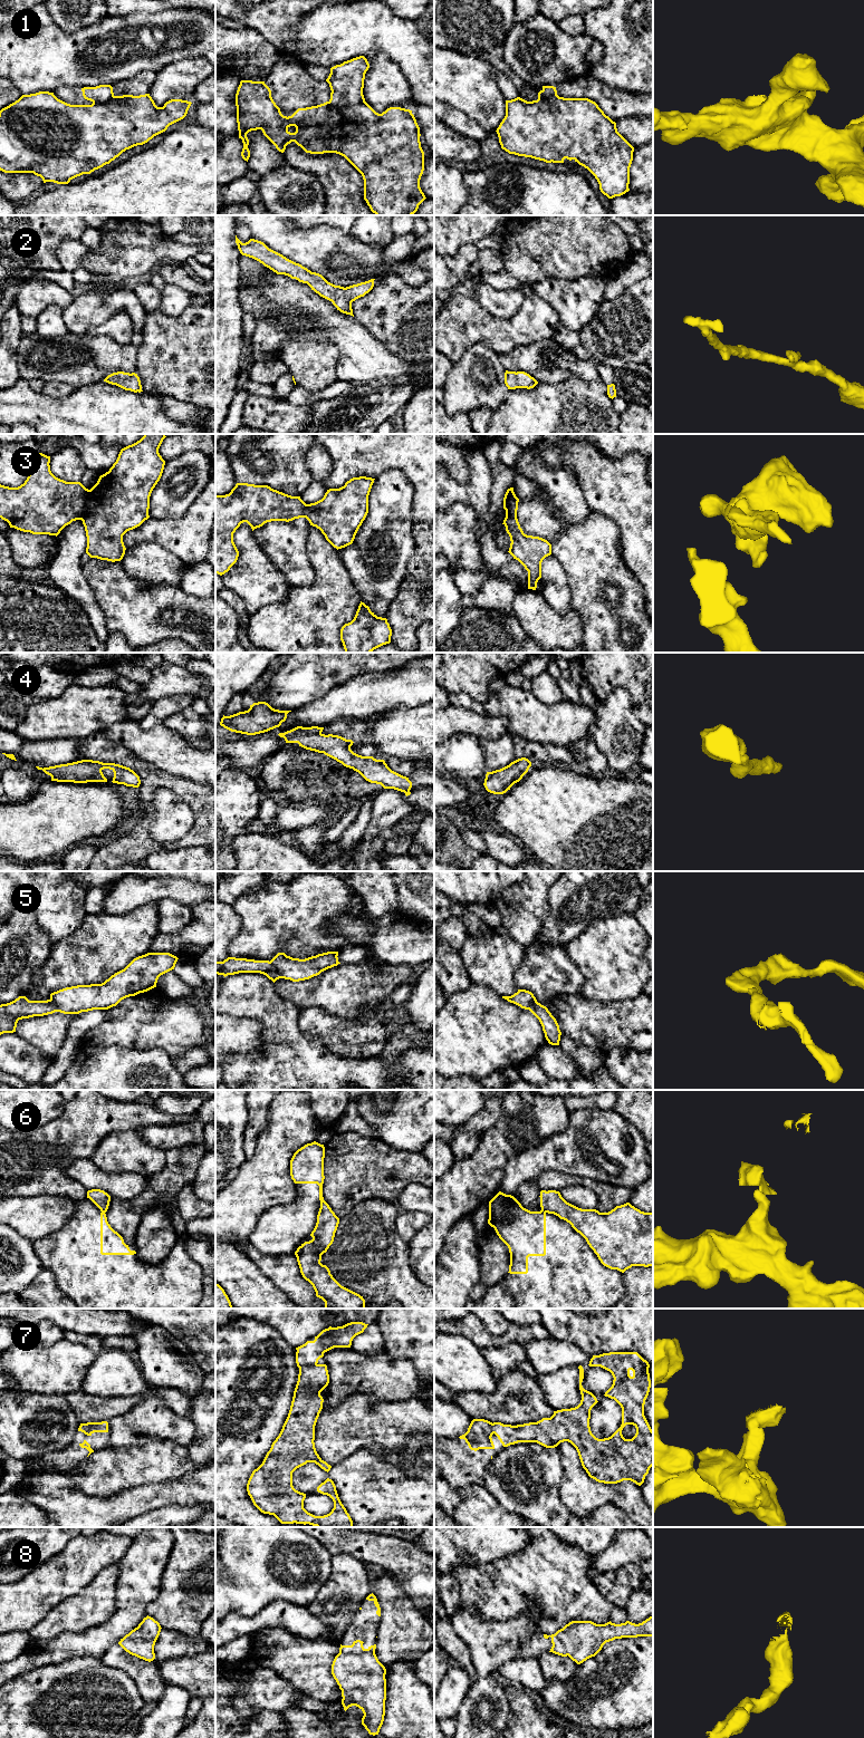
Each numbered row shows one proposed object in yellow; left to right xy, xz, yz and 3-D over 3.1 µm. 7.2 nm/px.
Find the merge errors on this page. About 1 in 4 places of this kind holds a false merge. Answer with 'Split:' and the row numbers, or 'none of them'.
Split: 1, 3, 5, 6

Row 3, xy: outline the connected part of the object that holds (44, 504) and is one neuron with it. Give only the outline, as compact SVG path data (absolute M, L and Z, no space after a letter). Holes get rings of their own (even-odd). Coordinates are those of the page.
M38 453L29 469L29 475L23 484L9 487L0 484L0 518L7 521L10 528L32 534L58 535L73 521L80 520L86 509L88 489L80 482L66 482L56 477L50 471L50 456Z

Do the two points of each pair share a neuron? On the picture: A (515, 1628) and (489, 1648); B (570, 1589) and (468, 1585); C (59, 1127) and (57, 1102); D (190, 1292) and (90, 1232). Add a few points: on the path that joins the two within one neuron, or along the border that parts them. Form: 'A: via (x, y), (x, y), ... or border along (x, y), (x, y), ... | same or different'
A: via (508, 1634), (496, 1641) | same
B: via (545, 1589), (493, 1589) | same
C: border along (67, 1101), (64, 1111), (45, 1125) | different
D: via (165, 1292), (151, 1292), (115, 1256) | same

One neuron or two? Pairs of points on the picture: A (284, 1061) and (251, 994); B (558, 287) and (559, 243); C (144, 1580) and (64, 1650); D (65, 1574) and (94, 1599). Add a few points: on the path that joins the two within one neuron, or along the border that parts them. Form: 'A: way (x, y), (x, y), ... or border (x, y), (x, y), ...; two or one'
A: way (284, 1044), (280, 1034), (280, 1023), (268, 1011); one
B: border (584, 276), (577, 279), (543, 277), (533, 286); two
C: way (131, 1603), (131, 1609), (103, 1637), (87, 1644); one
D: border (101, 1571), (77, 1593), (59, 1603); two

